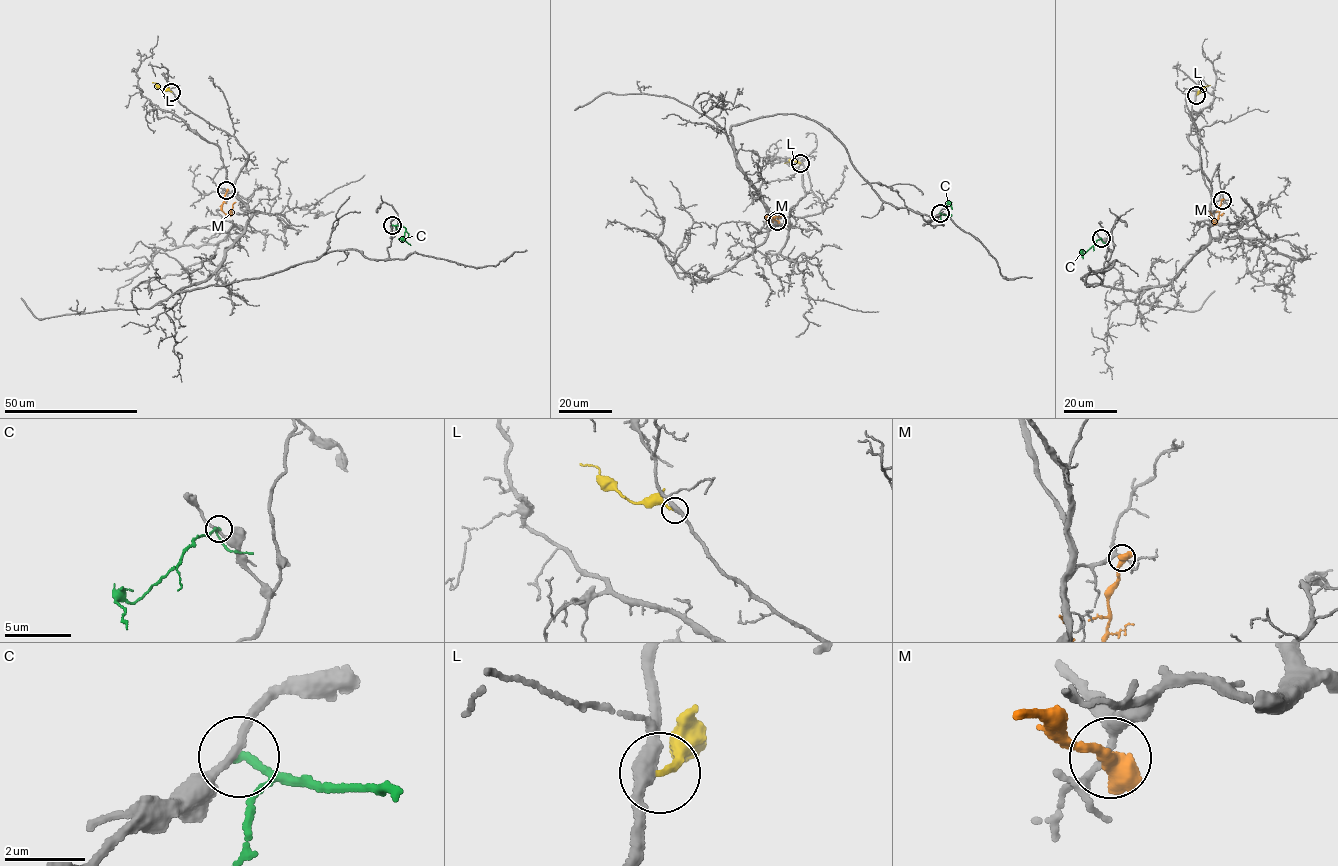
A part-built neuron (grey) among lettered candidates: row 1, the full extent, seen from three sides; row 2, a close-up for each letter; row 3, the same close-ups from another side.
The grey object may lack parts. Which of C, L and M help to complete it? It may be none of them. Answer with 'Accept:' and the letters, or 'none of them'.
Accept: none of them

